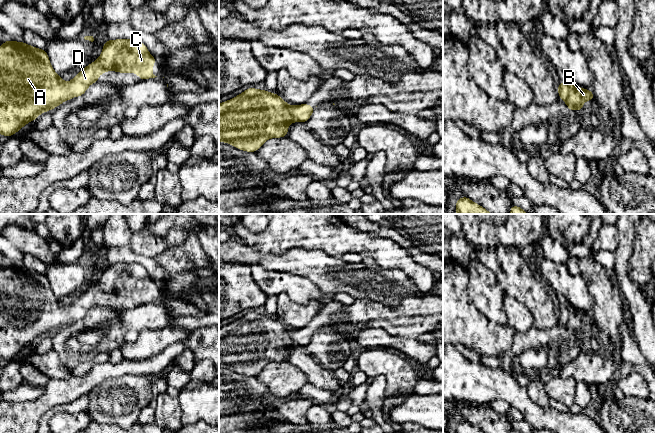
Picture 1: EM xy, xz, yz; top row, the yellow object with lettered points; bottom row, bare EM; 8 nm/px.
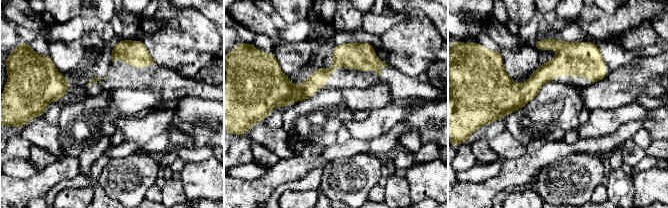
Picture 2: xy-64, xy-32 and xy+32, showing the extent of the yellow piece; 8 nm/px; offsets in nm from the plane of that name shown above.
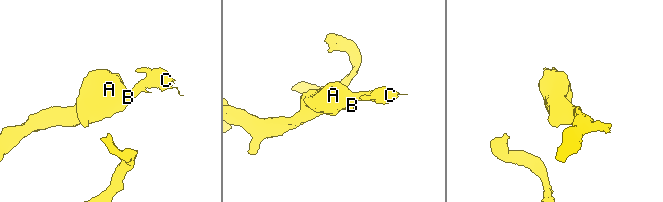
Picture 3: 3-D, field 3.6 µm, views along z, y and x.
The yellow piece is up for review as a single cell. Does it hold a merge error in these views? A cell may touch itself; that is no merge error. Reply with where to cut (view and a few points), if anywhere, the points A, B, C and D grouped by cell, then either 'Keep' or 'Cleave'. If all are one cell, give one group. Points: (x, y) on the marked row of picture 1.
No split. Groups: A B C D. Keep

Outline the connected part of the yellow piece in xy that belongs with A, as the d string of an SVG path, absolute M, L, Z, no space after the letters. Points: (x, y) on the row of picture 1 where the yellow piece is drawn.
M138 39L108 40L103 44L97 60L81 69L69 82L64 82L51 66L44 49L35 48L25 42L7 40L0 46L0 134L5 137L16 134L27 123L53 110L73 97L82 96L88 87L100 82L98 77L107 71L137 74L140 80L155 78L153 64L157 60L149 53L146 45Z

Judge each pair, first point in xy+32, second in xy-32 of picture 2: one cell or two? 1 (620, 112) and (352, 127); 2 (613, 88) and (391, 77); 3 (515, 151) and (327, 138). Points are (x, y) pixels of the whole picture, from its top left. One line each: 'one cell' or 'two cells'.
1: one cell
2: two cells
3: two cells

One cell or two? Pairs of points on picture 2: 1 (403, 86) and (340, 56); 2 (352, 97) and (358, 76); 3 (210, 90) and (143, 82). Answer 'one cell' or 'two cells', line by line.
1: one cell
2: two cells
3: one cell

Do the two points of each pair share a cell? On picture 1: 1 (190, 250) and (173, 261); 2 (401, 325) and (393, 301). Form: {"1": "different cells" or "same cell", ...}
{"1": "same cell", "2": "different cells"}

